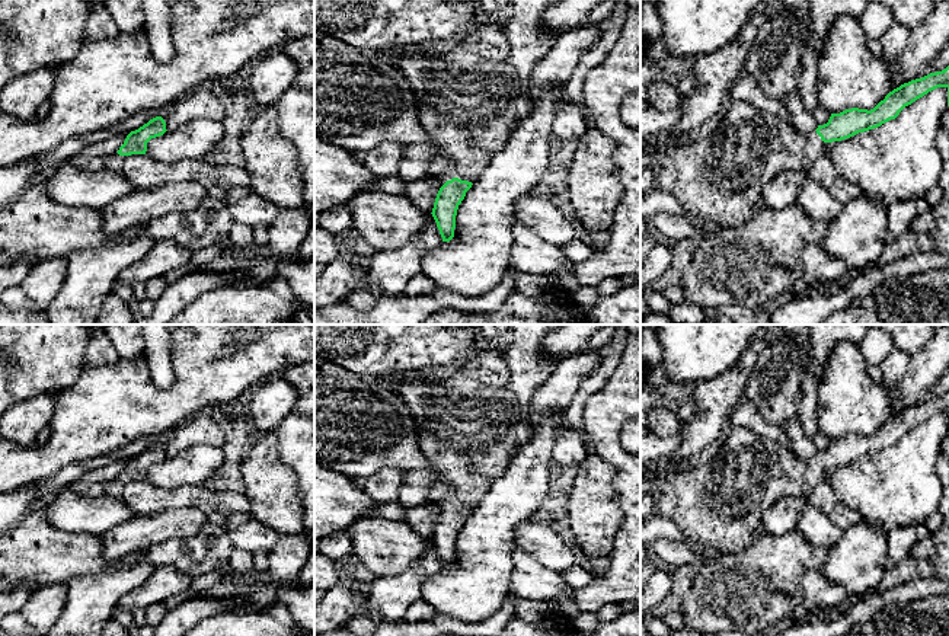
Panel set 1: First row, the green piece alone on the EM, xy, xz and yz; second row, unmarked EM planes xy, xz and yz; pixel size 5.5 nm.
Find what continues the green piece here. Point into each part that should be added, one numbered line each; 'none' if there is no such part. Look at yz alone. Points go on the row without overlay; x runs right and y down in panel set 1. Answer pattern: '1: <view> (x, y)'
1: yz (719, 504)

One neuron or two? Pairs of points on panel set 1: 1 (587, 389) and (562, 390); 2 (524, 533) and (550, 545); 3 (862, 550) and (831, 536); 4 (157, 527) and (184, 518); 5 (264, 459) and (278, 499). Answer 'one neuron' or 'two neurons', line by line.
1: two neurons
2: one neuron
3: two neurons
4: one neuron
5: one neuron

